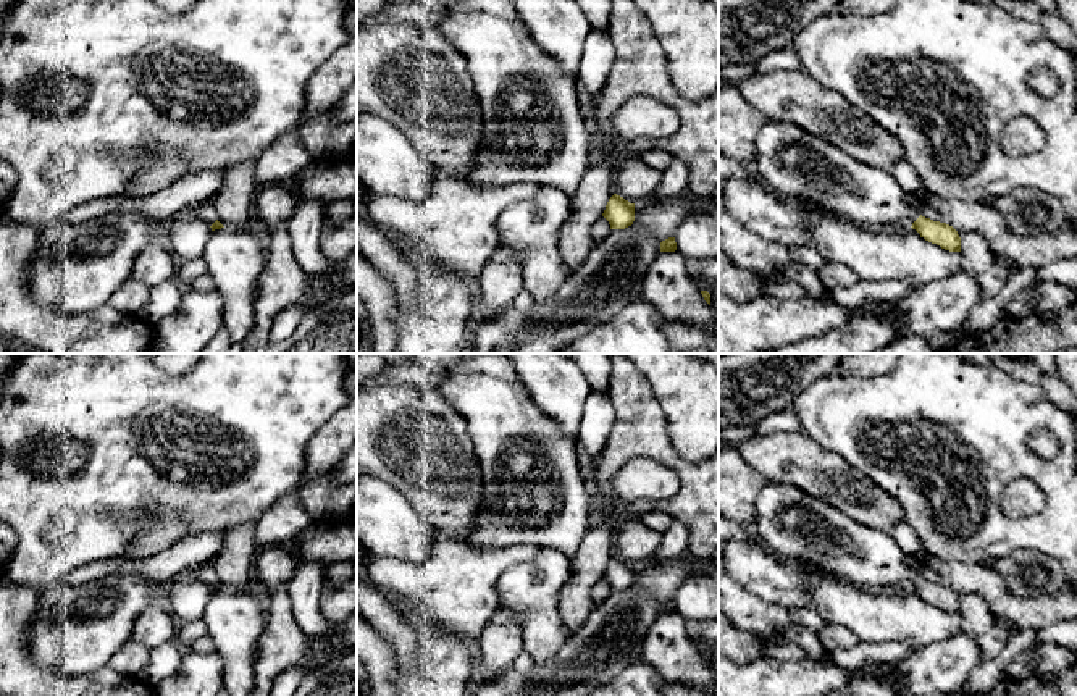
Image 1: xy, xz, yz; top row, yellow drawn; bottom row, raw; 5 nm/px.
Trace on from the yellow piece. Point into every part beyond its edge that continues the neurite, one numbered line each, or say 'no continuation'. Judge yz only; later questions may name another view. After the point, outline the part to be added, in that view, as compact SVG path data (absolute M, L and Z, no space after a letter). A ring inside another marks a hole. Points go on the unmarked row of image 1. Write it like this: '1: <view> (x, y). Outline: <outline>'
1: yz (790, 524). Outline: M764 483L756 499L754 538L770 554L803 568L814 568L856 588L872 586L909 591L920 578L906 562L890 533L869 528L844 515L840 509L815 499L790 483Z

